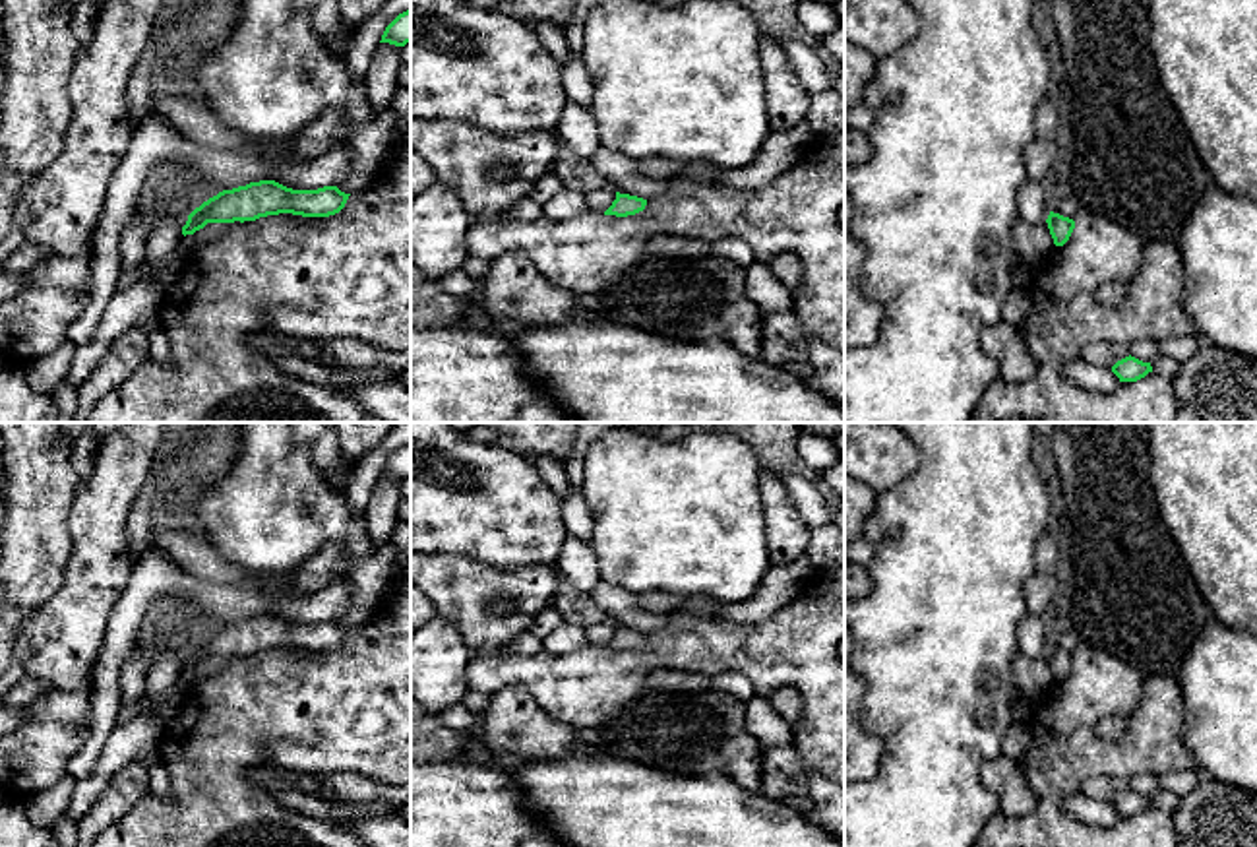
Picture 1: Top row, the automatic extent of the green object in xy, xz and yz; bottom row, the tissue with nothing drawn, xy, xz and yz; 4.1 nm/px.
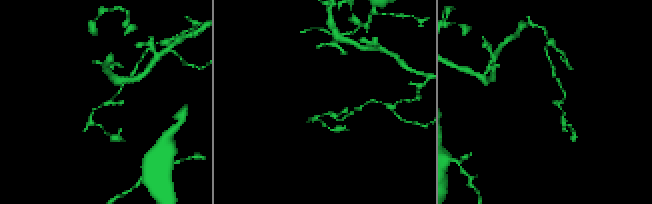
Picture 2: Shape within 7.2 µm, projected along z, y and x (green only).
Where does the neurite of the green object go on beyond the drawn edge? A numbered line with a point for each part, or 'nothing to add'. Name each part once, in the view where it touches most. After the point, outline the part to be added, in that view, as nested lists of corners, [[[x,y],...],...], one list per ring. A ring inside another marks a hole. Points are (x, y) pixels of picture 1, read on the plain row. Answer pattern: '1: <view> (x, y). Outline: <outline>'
nothing to add

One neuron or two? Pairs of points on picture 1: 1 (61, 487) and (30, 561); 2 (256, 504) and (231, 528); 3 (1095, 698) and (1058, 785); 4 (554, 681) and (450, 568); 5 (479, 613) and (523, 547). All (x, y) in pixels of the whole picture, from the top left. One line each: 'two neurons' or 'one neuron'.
1: one neuron
2: one neuron
3: one neuron
4: two neurons
5: two neurons

